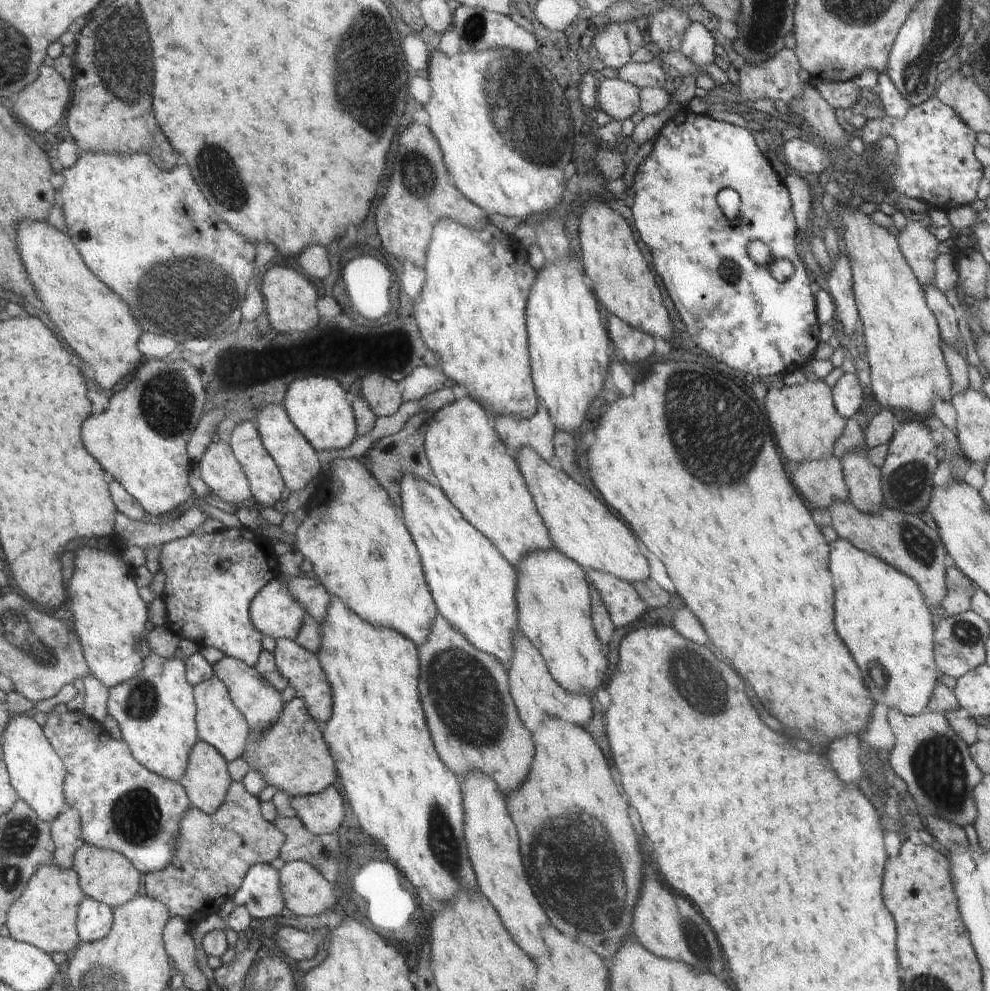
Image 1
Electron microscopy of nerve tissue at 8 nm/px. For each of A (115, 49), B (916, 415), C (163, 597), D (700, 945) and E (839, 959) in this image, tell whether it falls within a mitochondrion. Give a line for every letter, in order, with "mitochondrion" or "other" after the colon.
A: mitochondrion
B: other
C: other
D: mitochondrion
E: other

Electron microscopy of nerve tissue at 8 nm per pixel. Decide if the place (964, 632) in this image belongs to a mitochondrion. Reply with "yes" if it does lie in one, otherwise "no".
yes

